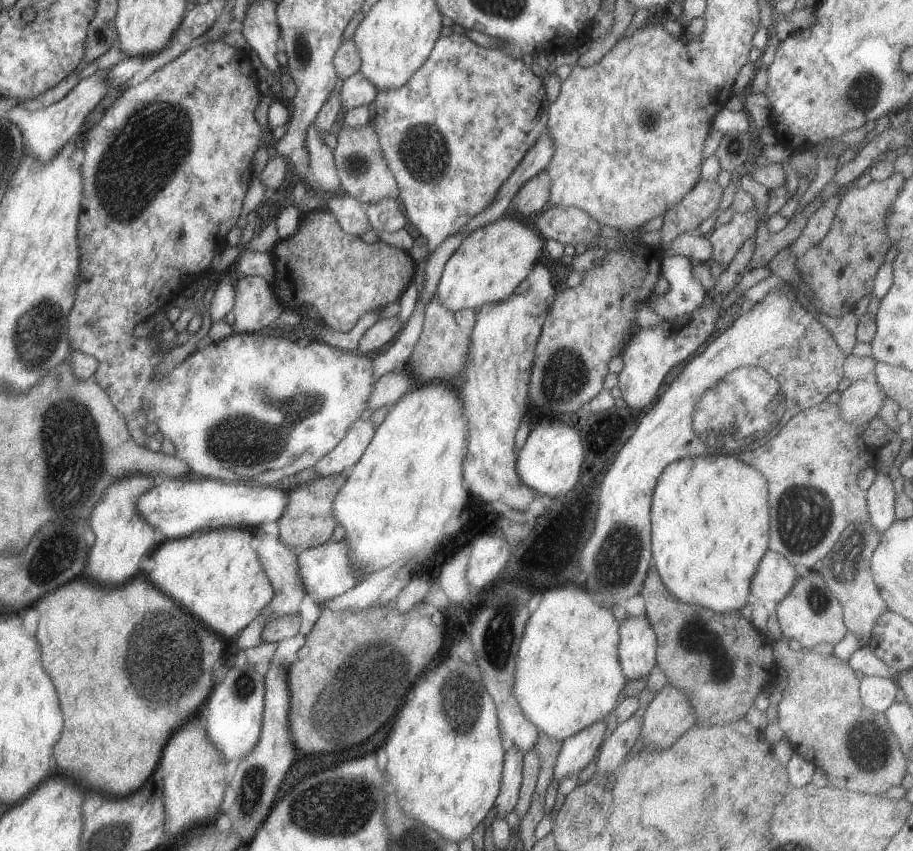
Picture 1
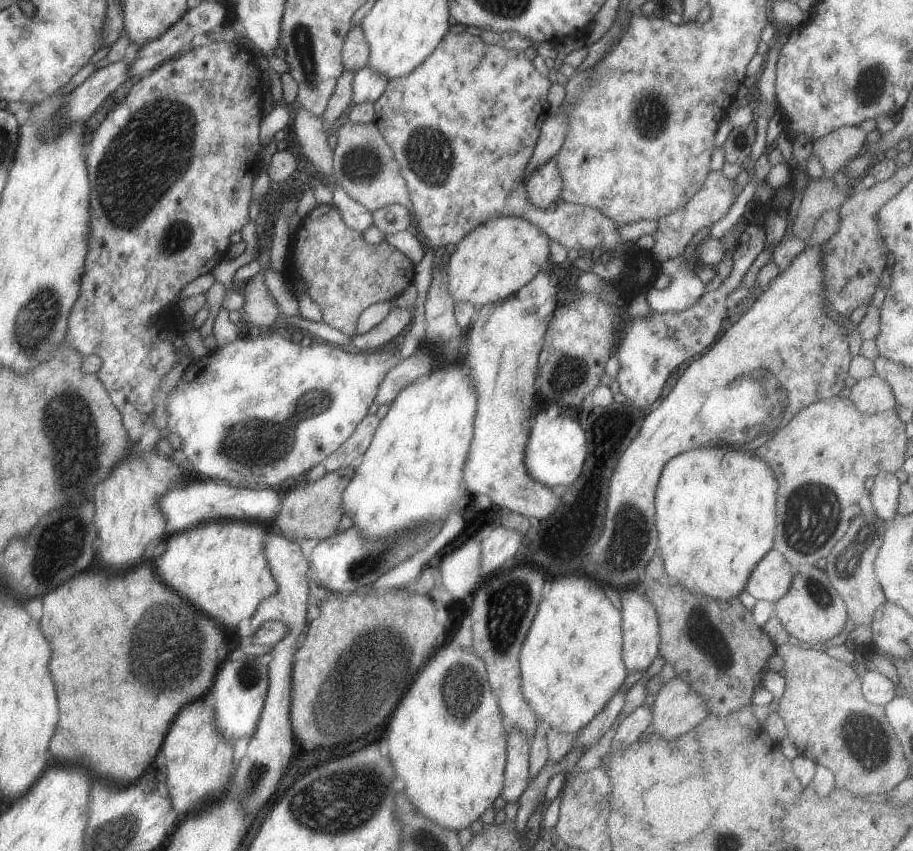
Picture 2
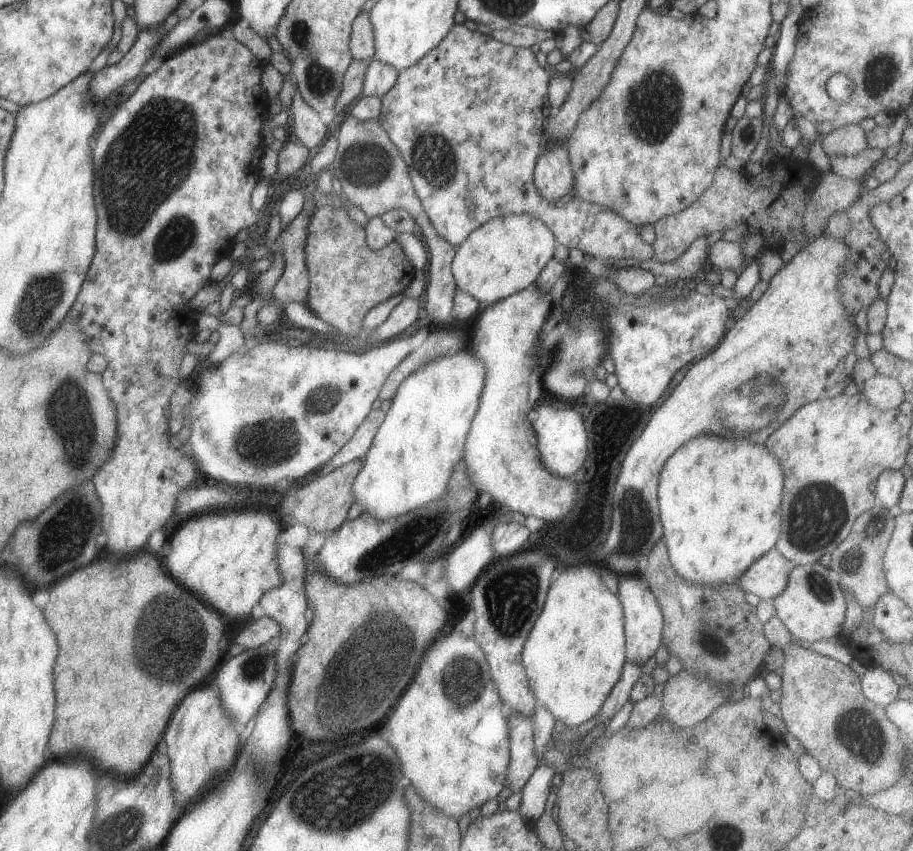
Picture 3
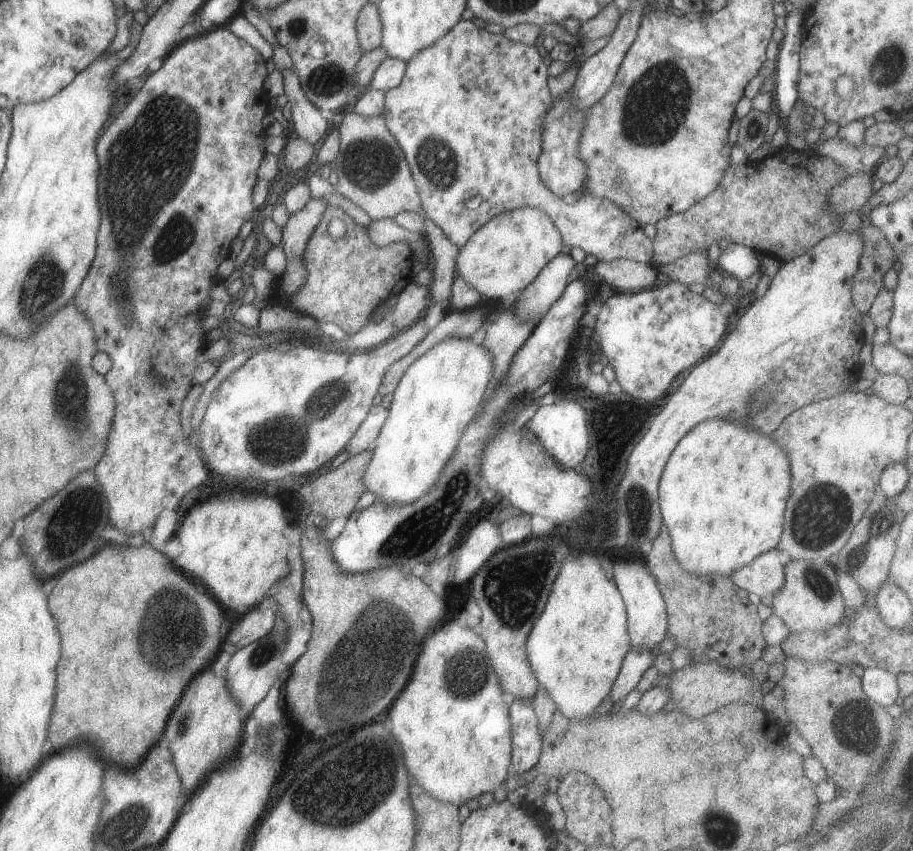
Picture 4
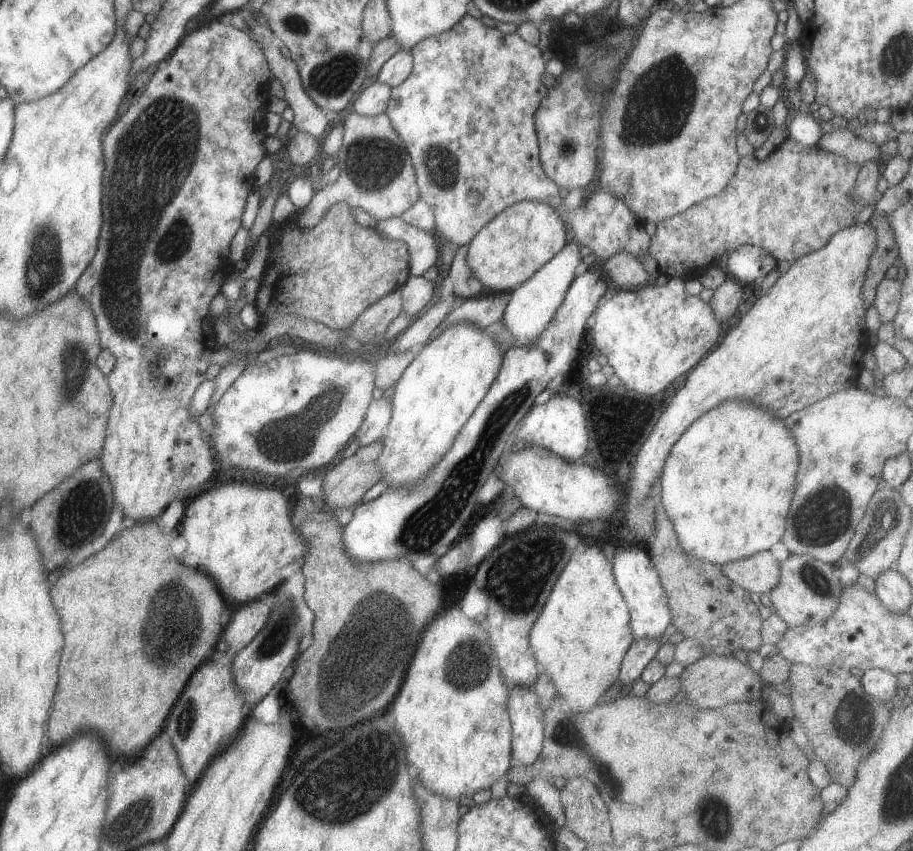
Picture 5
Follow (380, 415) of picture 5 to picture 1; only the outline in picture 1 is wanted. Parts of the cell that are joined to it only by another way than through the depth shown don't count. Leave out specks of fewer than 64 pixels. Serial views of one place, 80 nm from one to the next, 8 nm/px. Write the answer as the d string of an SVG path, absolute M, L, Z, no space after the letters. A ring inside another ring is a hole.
M371 419L356 421L345 439L315 464L319 478L340 474L348 468L351 469L364 454L374 435L374 424Z

